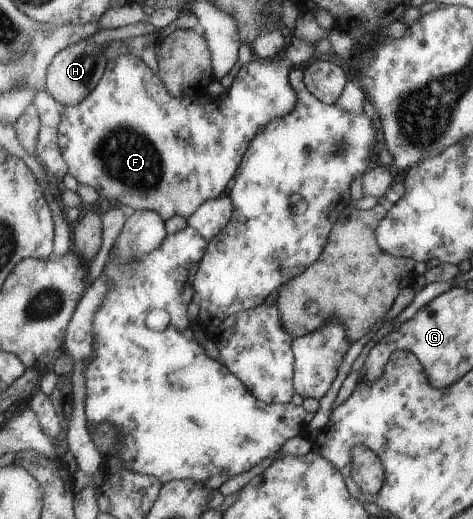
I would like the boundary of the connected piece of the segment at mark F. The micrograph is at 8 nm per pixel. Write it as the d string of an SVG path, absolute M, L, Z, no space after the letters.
M290 32L290 37L292 40L288 45L288 49L282 51L276 58L264 60L253 57L250 62L244 63L237 75L235 75L232 86L228 89L227 98L223 100L220 98L208 98L206 95L199 95L197 97L172 96L163 81L159 79L159 76L153 73L141 58L131 53L107 61L107 69L100 82L93 88L92 93L83 99L81 103L74 106L65 106L65 109L62 110L62 116L58 125L58 144L63 159L67 162L68 172L80 184L91 185L91 187L97 189L99 195L103 195L103 197L107 197L111 201L117 201L121 205L129 205L129 207L133 207L135 210L157 212L165 221L171 219L174 215L182 215L188 218L190 215L195 214L203 203L217 199L221 196L221 193L225 193L227 183L235 177L235 173L239 173L239 167L243 162L244 155L248 151L247 147L250 146L249 143L252 143L256 135L275 118L281 118L294 110L297 103L297 95L291 86L291 71L293 67L301 68L317 58L317 53L315 53L317 43L301 40L292 32Z

